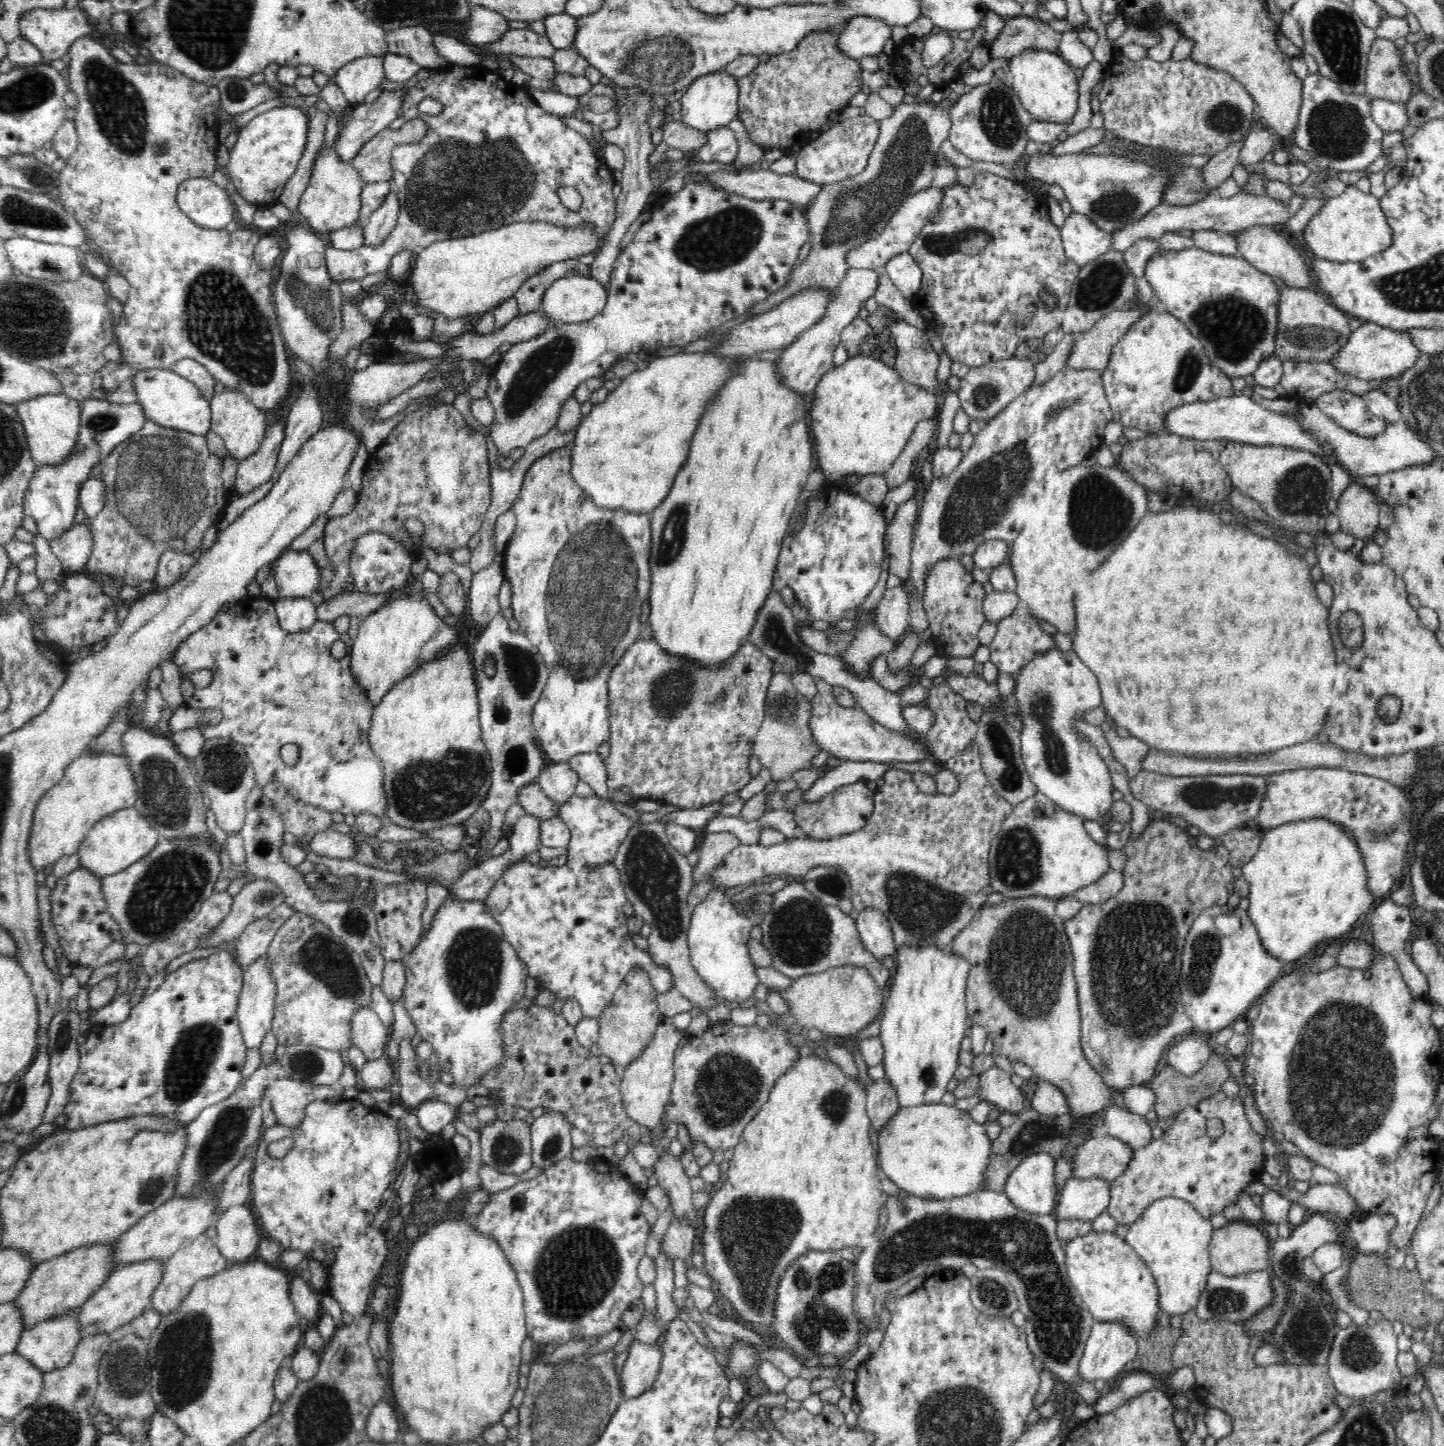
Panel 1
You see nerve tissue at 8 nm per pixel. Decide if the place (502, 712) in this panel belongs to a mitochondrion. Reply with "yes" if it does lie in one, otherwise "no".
yes

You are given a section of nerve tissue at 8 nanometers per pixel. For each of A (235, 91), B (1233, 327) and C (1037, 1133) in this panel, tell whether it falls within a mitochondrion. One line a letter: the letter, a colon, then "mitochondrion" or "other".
A: mitochondrion
B: mitochondrion
C: mitochondrion

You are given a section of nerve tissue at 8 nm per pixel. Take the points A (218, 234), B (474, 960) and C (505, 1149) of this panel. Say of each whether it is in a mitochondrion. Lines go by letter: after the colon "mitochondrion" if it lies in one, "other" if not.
A: other
B: mitochondrion
C: mitochondrion

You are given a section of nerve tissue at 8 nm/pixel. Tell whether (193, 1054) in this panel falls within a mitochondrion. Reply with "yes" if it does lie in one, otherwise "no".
yes

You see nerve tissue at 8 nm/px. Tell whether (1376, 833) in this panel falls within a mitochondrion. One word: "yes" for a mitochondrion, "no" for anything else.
yes

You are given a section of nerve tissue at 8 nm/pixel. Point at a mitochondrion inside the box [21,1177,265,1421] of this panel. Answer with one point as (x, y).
(182, 1361)

